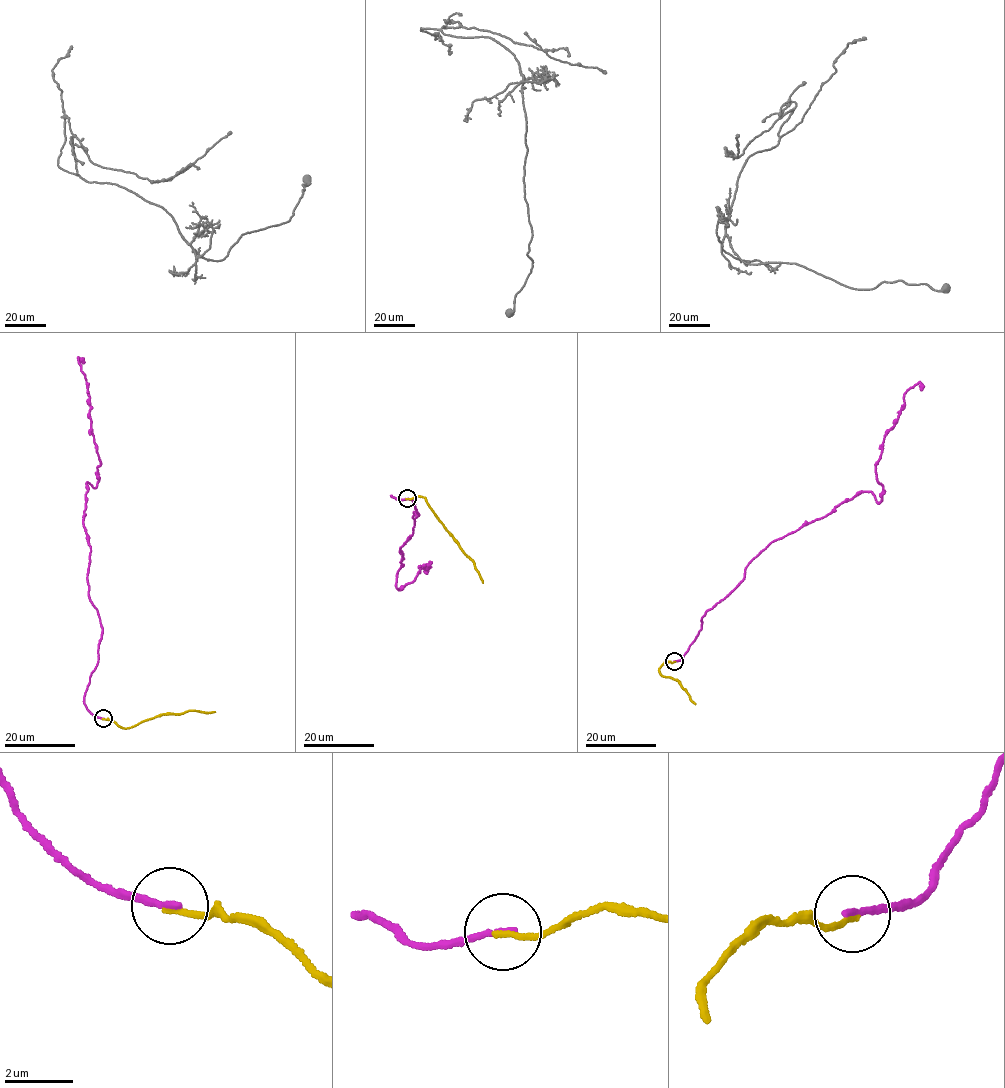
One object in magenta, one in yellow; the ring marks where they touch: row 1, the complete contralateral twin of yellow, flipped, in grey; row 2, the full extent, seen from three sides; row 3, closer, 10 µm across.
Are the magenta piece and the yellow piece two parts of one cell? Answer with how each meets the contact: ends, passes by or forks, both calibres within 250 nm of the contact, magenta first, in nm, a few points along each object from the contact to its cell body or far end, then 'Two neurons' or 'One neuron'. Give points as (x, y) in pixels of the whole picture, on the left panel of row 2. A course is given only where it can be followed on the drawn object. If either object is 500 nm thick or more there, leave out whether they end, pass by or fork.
At the ring magenta ends. At the ring yellow ends. Thickness 180 nm (magenta) against 180 nm. Course of magenta: (103, 718), (84, 700), (102, 629), (86, 576), (86, 485), (95, 487), (100, 460), (78, 358), (84, 363). Course of yellow: (103, 719), (124, 728), (156, 716), (189, 711), (215, 712). Two neurons

